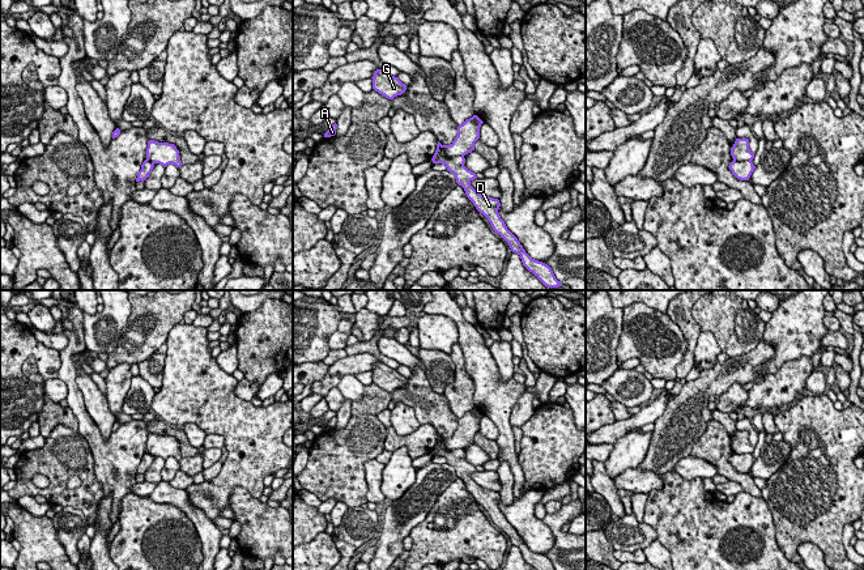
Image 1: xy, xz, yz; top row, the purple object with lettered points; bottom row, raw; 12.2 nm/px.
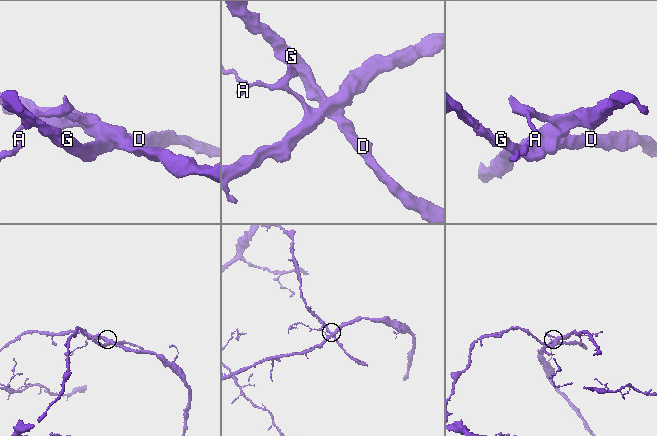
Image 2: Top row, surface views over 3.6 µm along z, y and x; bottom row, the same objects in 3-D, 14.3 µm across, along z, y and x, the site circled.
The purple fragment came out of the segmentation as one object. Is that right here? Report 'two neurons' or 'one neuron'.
two neurons

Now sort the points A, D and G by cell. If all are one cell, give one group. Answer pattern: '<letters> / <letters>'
A / D G

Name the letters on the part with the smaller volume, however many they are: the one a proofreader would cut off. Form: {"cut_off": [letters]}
{"cut_off": ["D", "G"]}

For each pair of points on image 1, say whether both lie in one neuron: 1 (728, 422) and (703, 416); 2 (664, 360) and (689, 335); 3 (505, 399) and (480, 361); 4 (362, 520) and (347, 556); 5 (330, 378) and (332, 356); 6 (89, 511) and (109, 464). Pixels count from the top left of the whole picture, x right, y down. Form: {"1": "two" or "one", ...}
{"1": "two", "2": "two", "3": "one", "4": "one", "5": "two", "6": "two"}

